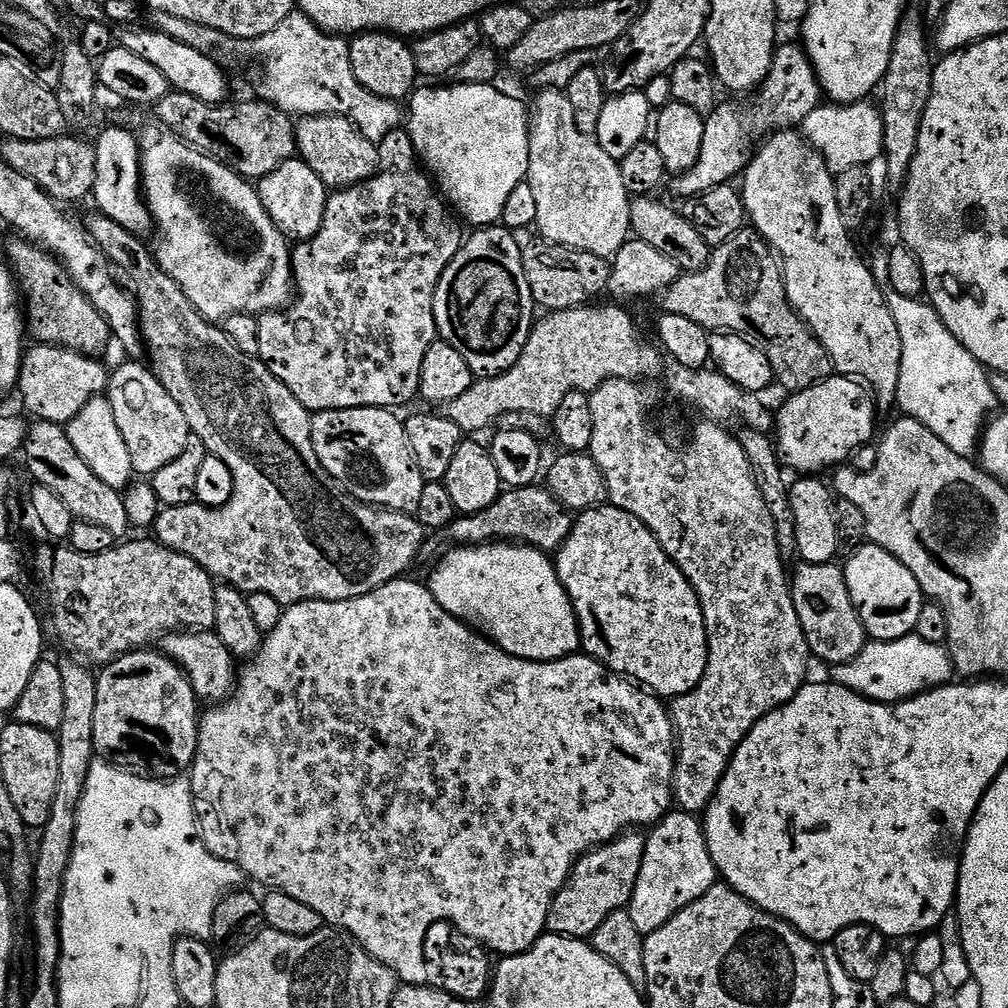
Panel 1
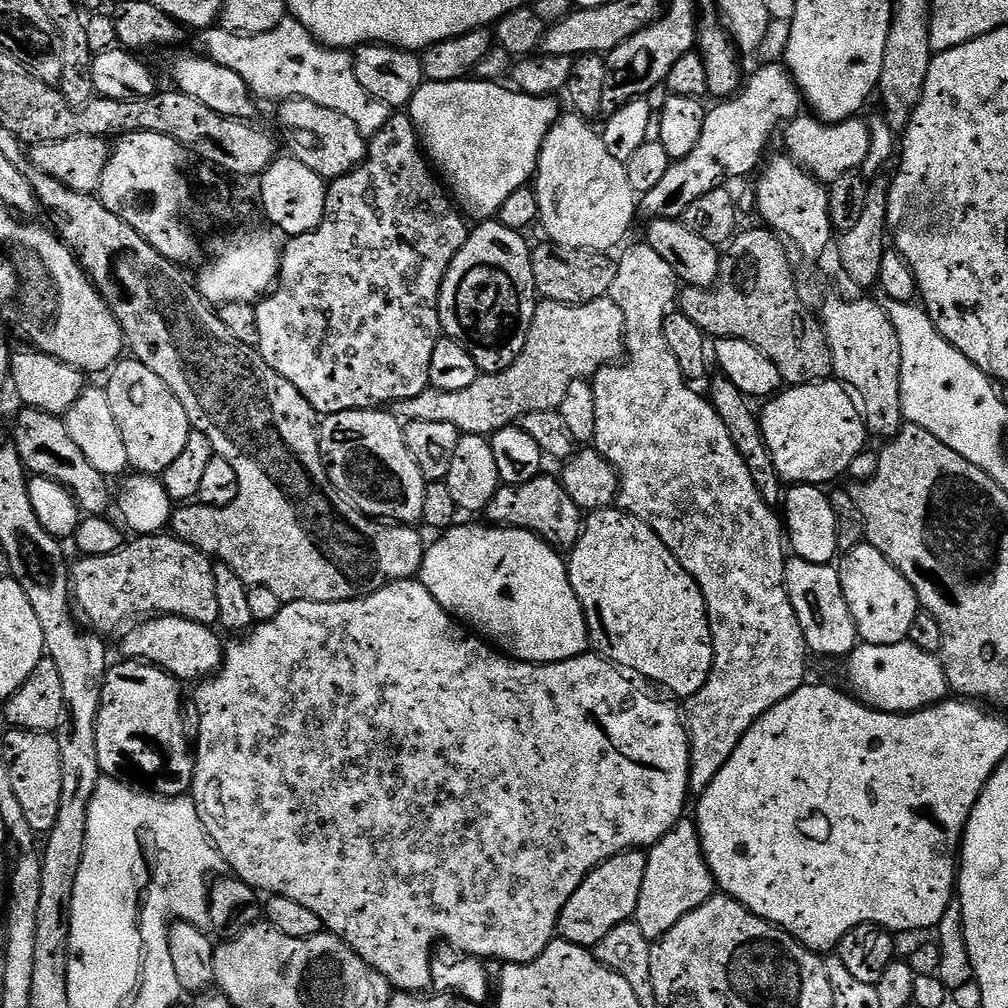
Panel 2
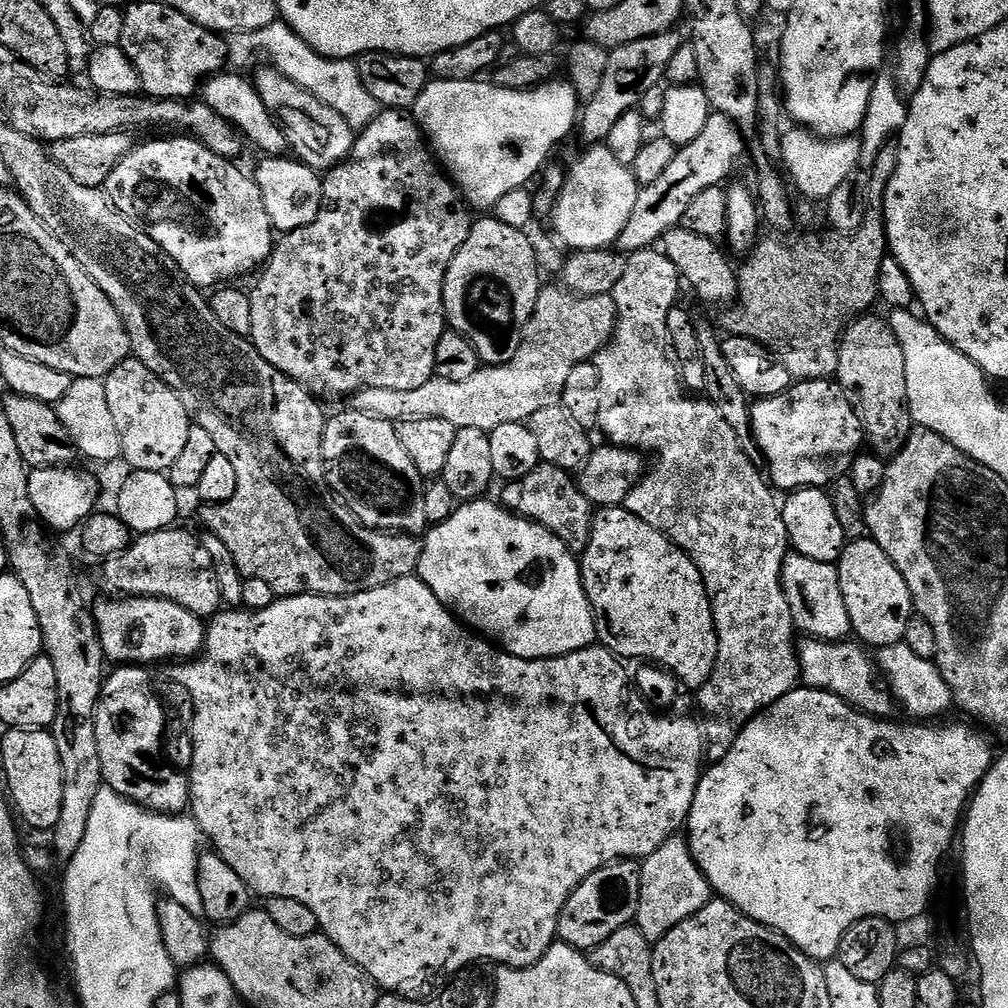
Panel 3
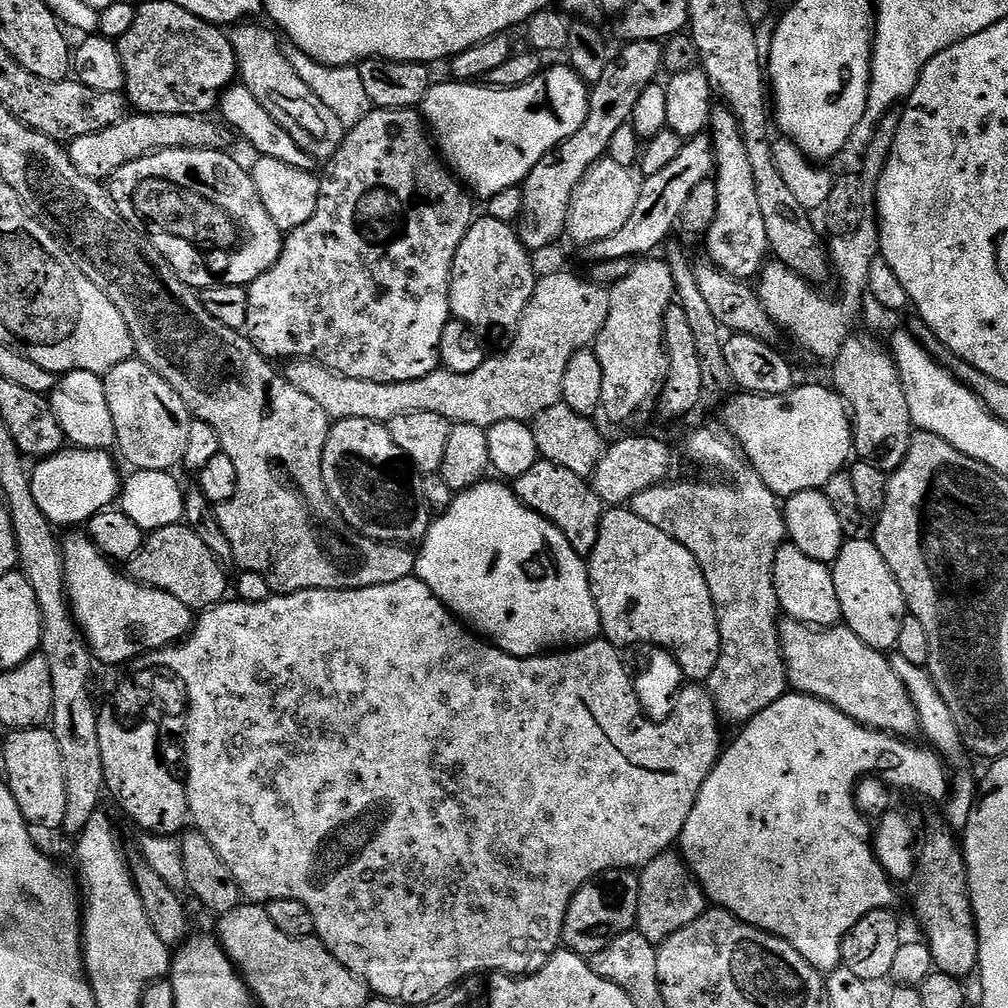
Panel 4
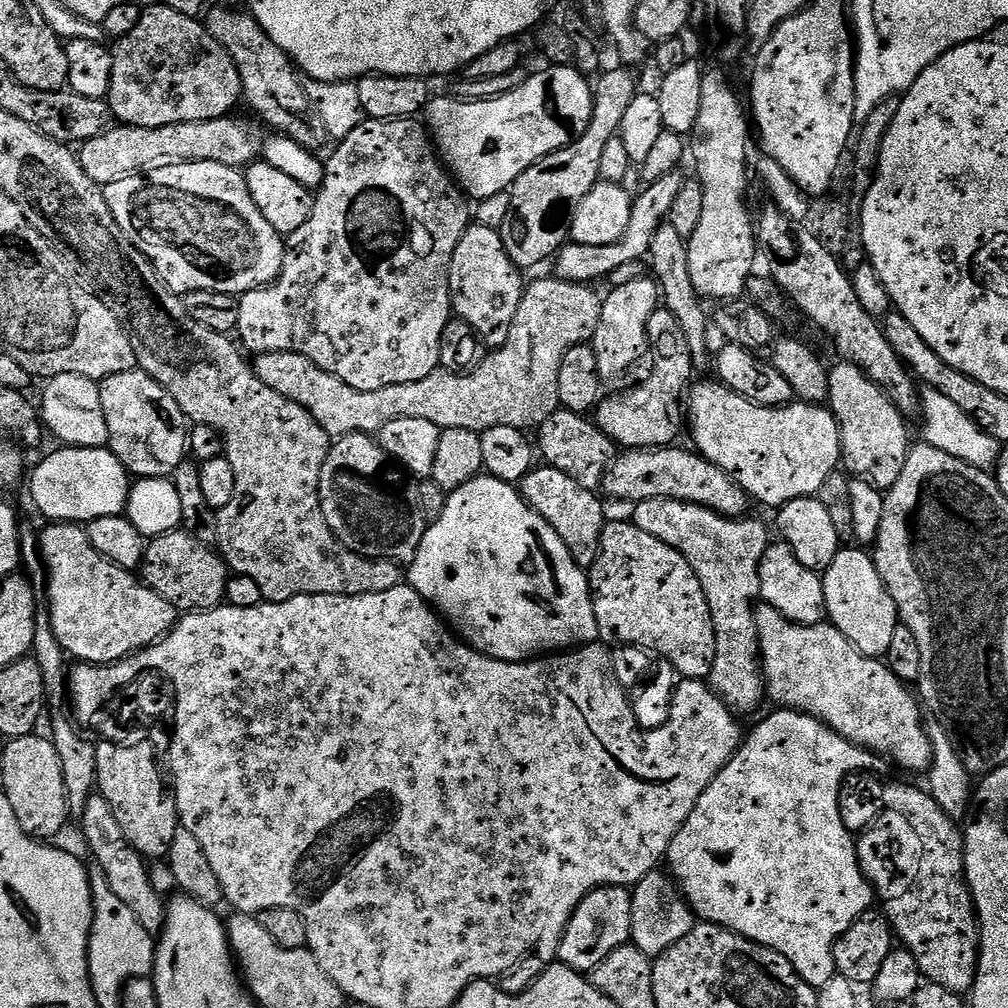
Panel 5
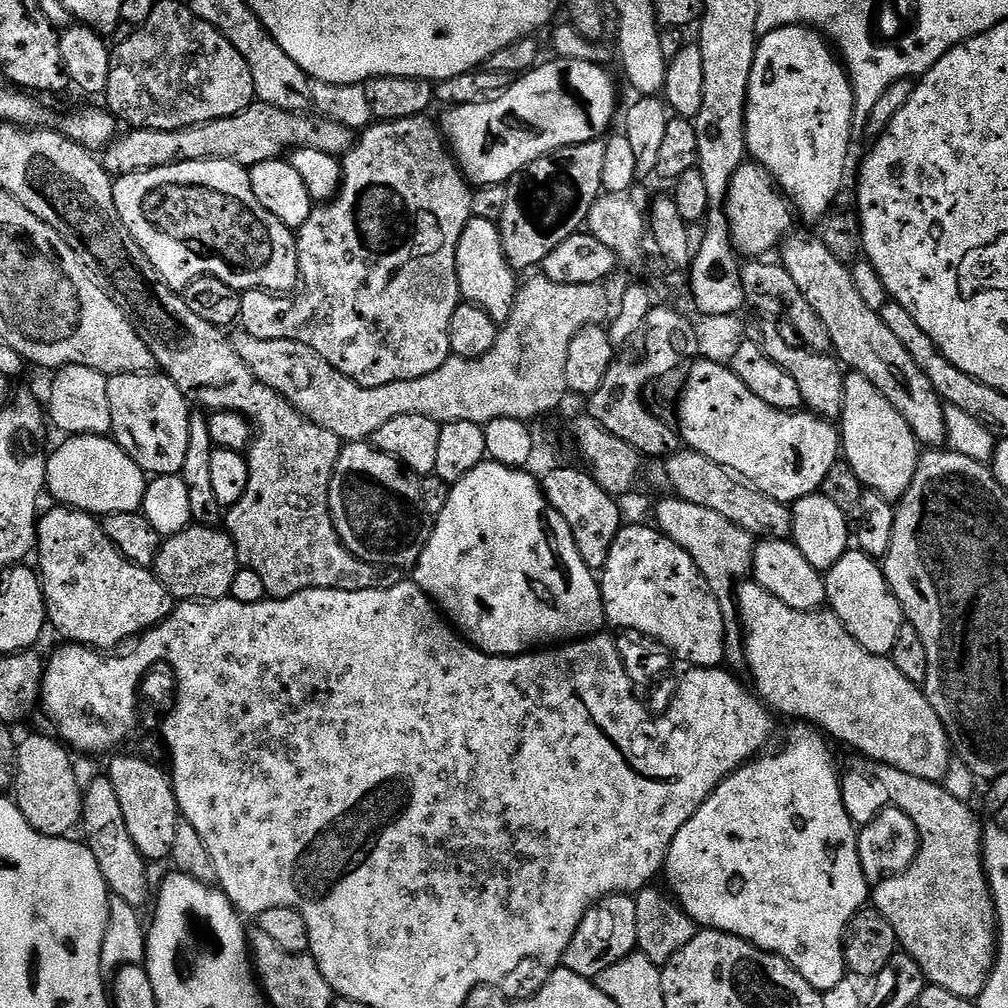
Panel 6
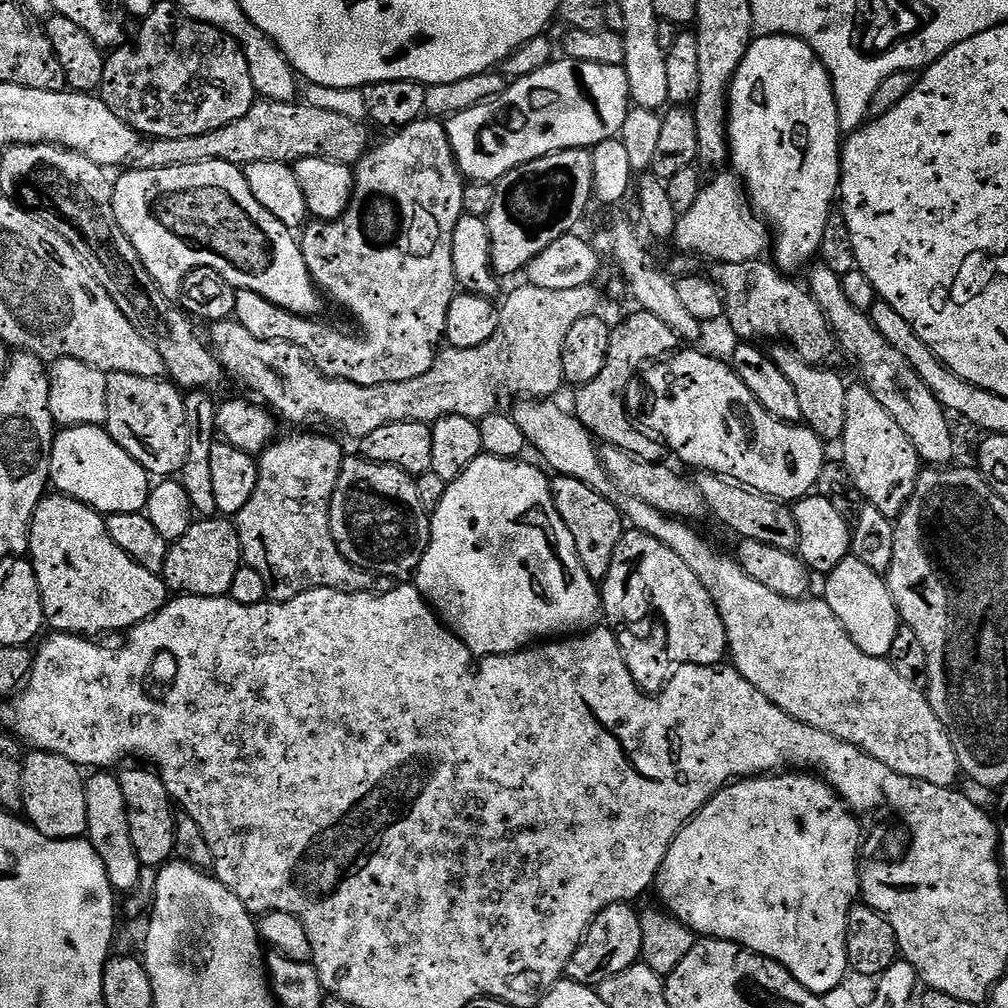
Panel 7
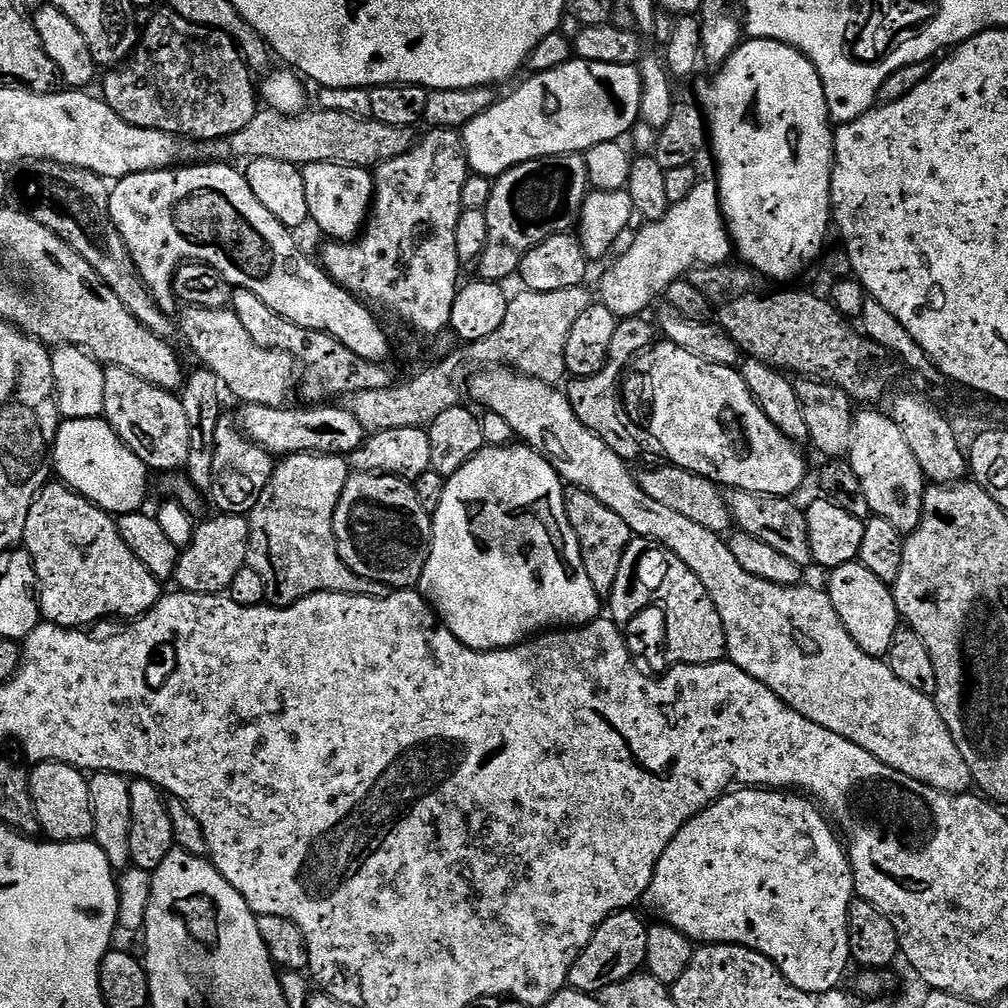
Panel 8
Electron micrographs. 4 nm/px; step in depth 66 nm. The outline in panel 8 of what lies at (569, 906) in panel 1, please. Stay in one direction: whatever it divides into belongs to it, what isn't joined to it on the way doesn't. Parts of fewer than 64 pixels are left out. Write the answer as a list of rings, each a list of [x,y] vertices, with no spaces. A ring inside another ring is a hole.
[[[636,910],[615,912],[606,922],[594,930],[594,938],[578,954],[574,966],[568,975],[569,989],[598,994],[606,986],[614,986],[614,982],[622,982],[626,978],[637,975],[646,962],[646,934],[649,925],[644,924]]]

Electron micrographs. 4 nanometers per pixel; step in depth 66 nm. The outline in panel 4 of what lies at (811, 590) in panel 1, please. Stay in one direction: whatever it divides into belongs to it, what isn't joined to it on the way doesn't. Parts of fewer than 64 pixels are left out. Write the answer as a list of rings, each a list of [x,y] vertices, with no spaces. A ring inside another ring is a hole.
[[[785,542],[774,558],[774,590],[781,613],[787,619],[797,620],[813,628],[830,628],[841,623],[838,593],[834,591],[834,578],[829,565],[814,558],[806,558],[798,546]]]

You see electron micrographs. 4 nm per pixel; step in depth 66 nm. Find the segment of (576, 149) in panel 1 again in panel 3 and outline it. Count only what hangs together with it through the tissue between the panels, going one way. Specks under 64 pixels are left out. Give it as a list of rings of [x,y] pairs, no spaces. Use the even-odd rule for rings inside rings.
[[[592,146],[587,150],[589,152],[582,153],[573,162],[568,176],[566,172],[563,177],[560,191],[555,193],[550,213],[550,219],[552,219],[553,226],[556,227],[557,234],[560,235],[561,242],[568,247],[568,250],[577,252],[598,251],[615,245],[622,230],[626,230],[626,222],[630,222],[630,214],[634,214],[634,202],[638,202],[638,194],[641,190],[641,185],[637,184],[631,167],[618,162],[618,158],[614,158],[614,154],[610,154],[607,146]]]

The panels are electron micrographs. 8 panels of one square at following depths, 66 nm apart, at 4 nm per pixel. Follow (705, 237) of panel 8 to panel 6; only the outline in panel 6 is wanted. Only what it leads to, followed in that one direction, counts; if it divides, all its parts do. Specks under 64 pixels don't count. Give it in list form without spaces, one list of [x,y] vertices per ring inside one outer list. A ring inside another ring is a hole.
[[[753,160],[740,164],[732,176],[724,208],[729,218],[730,242],[737,253],[746,258],[762,258],[770,250],[775,251],[792,230],[793,209],[789,201],[778,191],[769,170]]]

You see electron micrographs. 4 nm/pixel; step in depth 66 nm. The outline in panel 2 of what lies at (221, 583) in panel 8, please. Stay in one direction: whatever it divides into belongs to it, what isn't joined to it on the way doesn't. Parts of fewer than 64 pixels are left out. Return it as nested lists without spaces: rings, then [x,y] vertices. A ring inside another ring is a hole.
[[[136,536],[114,550],[114,554],[85,556],[77,561],[70,568],[70,592],[75,607],[84,611],[92,623],[91,631],[97,634],[119,633],[137,618],[181,616],[209,626],[218,621],[213,561],[177,536]]]

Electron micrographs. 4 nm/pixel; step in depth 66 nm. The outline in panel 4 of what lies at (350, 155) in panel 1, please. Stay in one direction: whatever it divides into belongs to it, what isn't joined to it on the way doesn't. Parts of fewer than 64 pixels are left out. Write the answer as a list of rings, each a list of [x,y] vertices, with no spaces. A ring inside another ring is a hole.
[[[241,22],[227,33],[236,52],[239,79],[243,87],[248,88],[250,94],[266,106],[266,110],[270,110],[272,117],[288,131],[290,138],[306,150],[306,154],[318,162],[327,162],[342,146],[346,129],[342,122],[338,122],[338,114],[334,114],[334,110],[330,110],[330,106],[326,106],[326,102],[322,102],[322,98],[315,96],[310,86],[302,82],[296,66],[288,60],[288,52],[280,49],[281,37],[271,27],[268,28],[259,28],[256,22]]]

